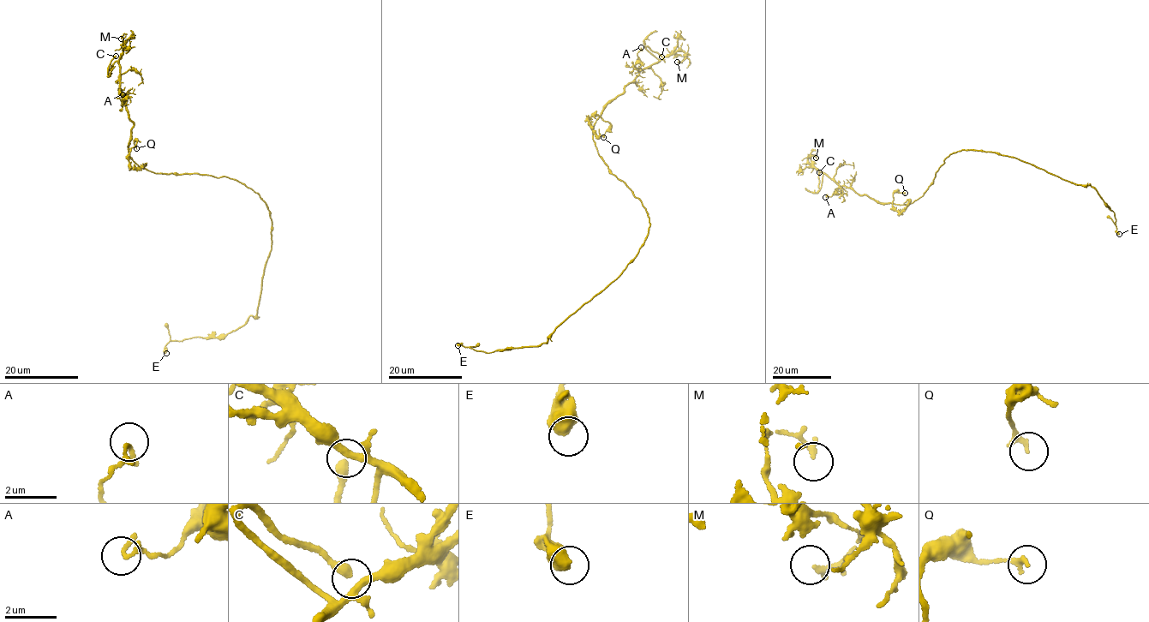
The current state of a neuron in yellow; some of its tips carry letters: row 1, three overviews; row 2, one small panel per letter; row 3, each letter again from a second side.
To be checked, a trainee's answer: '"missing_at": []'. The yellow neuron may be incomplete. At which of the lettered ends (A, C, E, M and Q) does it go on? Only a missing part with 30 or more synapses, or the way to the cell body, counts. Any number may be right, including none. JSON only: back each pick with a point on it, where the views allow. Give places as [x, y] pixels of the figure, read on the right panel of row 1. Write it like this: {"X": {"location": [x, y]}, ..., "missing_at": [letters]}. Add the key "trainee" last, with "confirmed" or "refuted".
{"C": {"location": [819, 172]}, "missing_at": ["C"], "trainee": "refuted"}

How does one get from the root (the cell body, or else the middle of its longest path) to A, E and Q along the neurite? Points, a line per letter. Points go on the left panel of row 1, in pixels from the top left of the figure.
A: (246, 185), (225, 176), (156, 173), (139, 166), (128, 152), (134, 123), (119, 89), (120, 96), (122, 94)
E: (246, 185), (266, 204), (272, 222), (254, 316), (219, 336), (170, 341), (166, 353)
Q: (246, 185), (225, 176), (156, 173), (139, 166), (129, 157), (128, 149), (136, 143), (134, 140), (136, 148)

